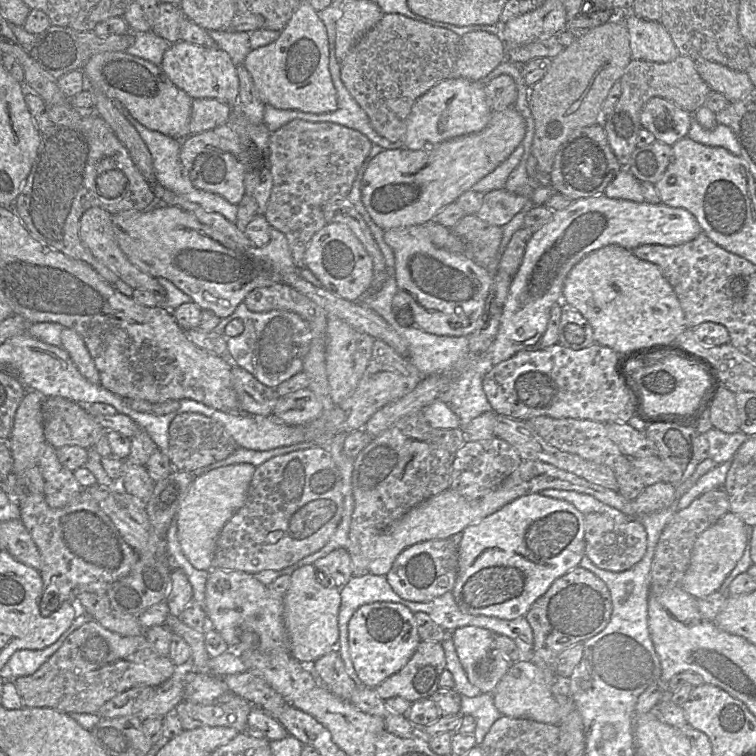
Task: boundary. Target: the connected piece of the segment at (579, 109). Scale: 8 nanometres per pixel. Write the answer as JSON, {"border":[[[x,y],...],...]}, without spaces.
{"border":[[[633,7],[610,10],[613,10],[613,15],[609,22],[576,36],[569,46],[552,58],[549,70],[530,89],[529,105],[535,122],[531,154],[537,159],[537,171],[540,174],[551,172],[558,149],[575,130],[598,122],[600,110],[611,88],[621,79],[627,66],[633,60],[630,33],[624,21],[627,15],[634,14]]]}

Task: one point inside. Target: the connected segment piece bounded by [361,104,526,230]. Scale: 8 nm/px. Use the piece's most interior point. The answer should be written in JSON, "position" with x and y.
{"position":[401,187]}

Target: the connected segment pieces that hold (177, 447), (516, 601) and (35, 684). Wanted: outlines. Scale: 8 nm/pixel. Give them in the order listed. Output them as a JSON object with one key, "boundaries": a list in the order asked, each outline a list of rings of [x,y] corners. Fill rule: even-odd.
{"boundaries":[[[[182,413],[169,425],[168,458],[177,471],[192,472],[220,461],[231,454],[238,445],[219,422],[199,413]]],[[[533,493],[513,500],[496,512],[464,528],[461,532],[461,540],[458,548],[457,576],[451,590],[460,609],[468,614],[492,616],[505,620],[512,620],[525,616],[528,613],[530,606],[549,589],[555,579],[575,567],[580,566],[579,562],[585,555],[584,518],[585,515],[583,513],[581,513],[573,504],[565,500],[544,496],[540,493]]],[[[92,619],[73,631],[35,673],[15,679],[14,684],[26,707],[50,707],[66,713],[97,713],[108,700],[133,687],[158,687],[176,669],[169,656],[156,652],[145,633],[121,636]]]]}

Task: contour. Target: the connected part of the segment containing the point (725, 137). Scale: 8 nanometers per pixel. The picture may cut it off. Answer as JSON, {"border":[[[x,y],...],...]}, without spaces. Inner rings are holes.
{"border":[[[692,114],[688,137],[707,146],[723,147],[736,156],[741,154],[739,143],[728,126],[717,124],[713,129],[705,129],[694,118],[694,114]]]}

